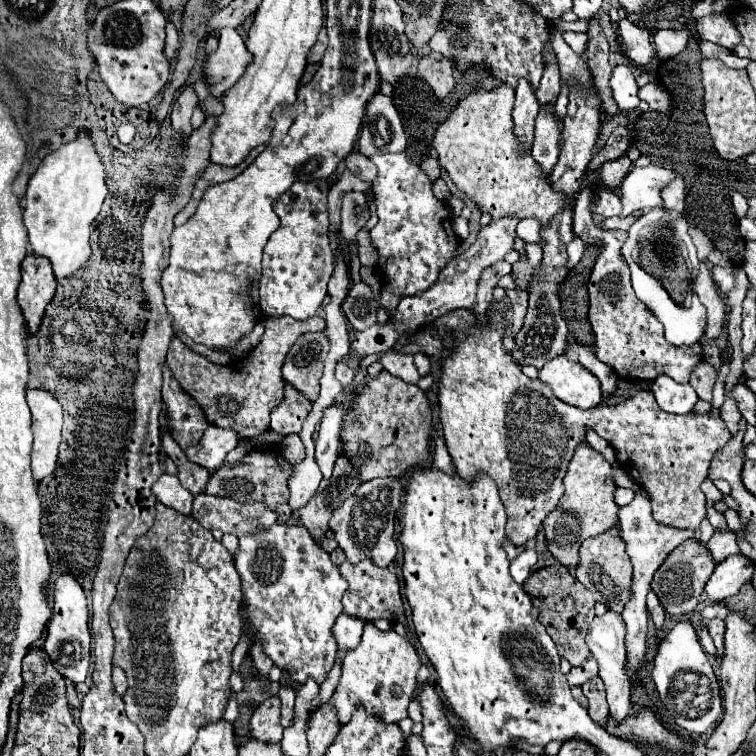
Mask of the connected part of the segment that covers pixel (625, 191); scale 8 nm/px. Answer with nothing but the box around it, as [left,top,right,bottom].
[619,165,677,217]

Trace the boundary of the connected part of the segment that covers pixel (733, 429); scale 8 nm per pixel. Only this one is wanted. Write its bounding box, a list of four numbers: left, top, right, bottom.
[721,397,741,437]

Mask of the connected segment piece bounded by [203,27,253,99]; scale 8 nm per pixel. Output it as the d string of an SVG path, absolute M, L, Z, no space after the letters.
M225 27L219 31L219 47L213 53L207 53L205 65L203 65L203 75L207 81L209 93L219 99L225 91L225 87L231 87L243 73L245 67L251 61L251 53L245 47L245 41L241 35Z

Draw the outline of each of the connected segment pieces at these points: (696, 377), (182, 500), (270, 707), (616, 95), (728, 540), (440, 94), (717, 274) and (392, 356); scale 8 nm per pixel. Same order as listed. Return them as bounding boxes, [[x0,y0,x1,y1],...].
[[689,361,717,401],[151,473,193,515],[249,697,283,743],[611,65,639,113],[709,531,739,563],[419,53,455,101],[713,267,735,293],[381,351,419,383]]

